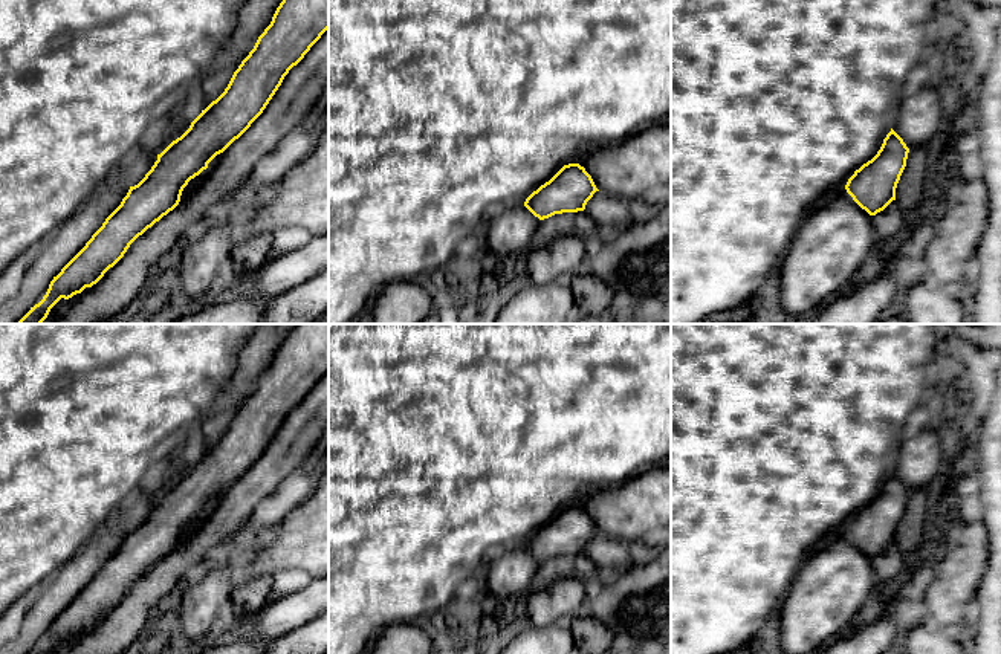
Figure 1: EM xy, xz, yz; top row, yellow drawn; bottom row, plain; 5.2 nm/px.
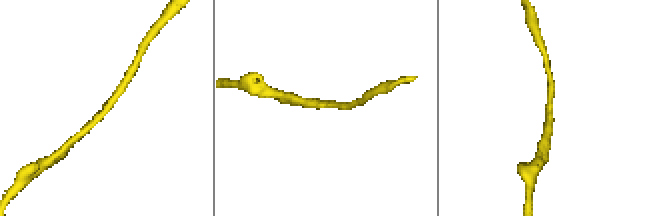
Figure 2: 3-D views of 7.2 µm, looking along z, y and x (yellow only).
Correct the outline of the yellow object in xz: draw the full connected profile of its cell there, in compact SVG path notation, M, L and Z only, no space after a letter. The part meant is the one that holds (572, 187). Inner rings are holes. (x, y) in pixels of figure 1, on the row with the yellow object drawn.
M569 164L533 191L524 206L544 220L555 214L584 211L596 191L599 189L585 168L579 164Z

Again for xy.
M283 0L270 24L258 37L254 49L234 72L225 92L191 122L190 128L173 141L134 186L130 186L121 205L105 219L86 246L53 277L43 299L17 324L41 324L61 299L81 293L96 284L127 252L130 244L148 228L173 211L183 188L208 168L208 164L238 139L263 113L284 76L329 29L329 0Z

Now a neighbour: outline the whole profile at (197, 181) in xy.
M223 153L217 154L217 156L208 164L208 168L206 168L206 170L203 170L199 176L196 176L194 179L191 179L191 180L188 182L188 185L186 185L186 186L183 188L183 191L182 191L180 202L179 202L179 203L182 203L182 202L185 202L186 199L190 199L191 194L209 177L212 168L217 165L217 162L219 162L219 159L220 159L222 154L223 154Z

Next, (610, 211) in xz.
M596 191L587 202L584 212L602 231L617 231L637 220L637 202L608 191Z

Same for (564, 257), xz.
M562 237L530 252L527 269L533 284L552 284L578 274L584 266L588 251L590 244L587 240Z

